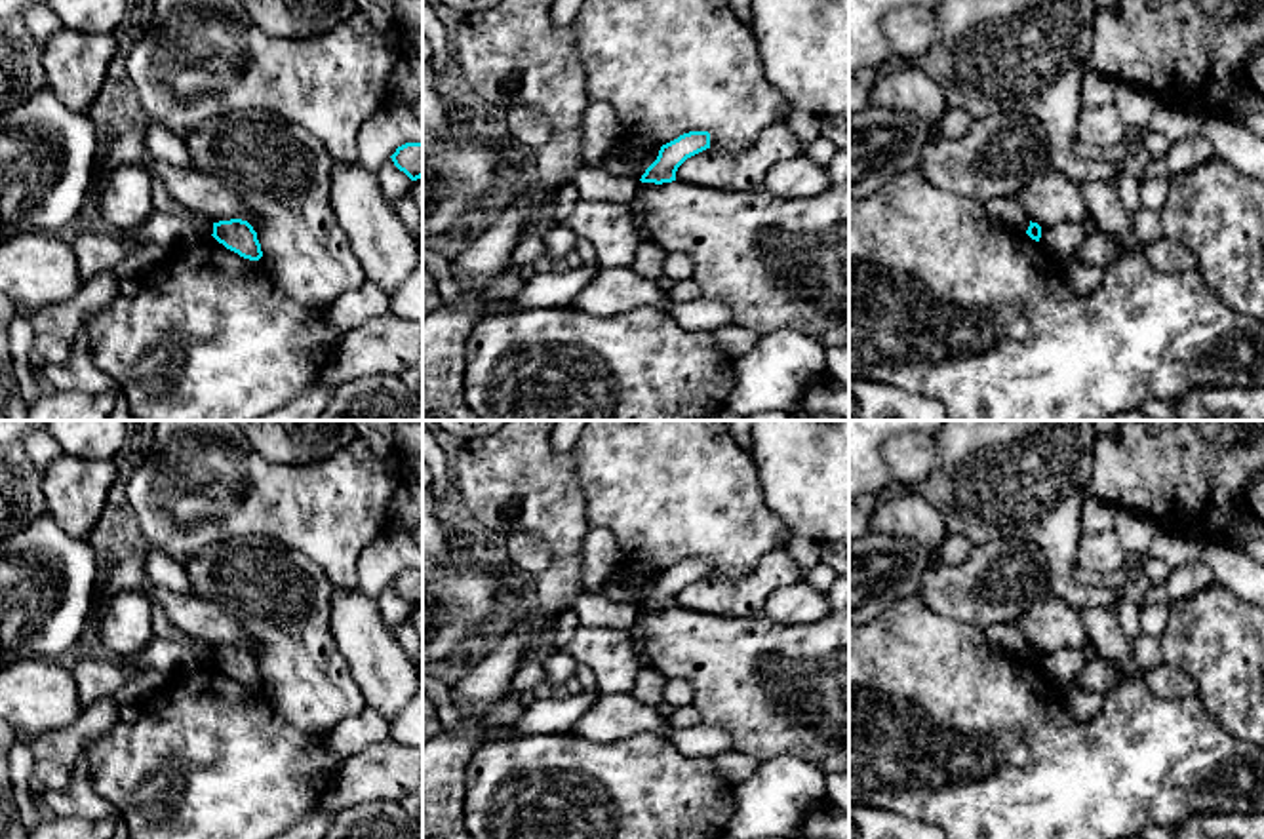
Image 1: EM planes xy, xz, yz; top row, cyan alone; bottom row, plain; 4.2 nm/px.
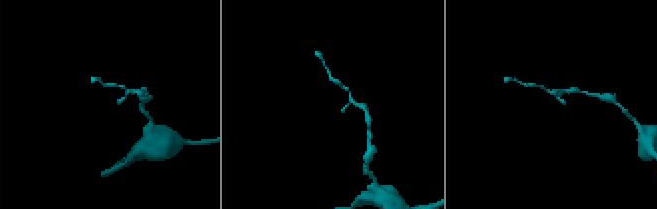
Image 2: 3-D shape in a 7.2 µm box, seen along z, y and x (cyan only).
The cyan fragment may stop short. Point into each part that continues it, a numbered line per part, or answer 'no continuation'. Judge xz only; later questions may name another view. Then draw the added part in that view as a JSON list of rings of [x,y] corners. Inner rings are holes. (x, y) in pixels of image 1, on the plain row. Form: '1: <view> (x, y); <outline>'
no continuation

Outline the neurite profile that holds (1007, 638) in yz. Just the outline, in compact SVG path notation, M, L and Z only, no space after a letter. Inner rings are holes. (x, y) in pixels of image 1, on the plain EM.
M996 622L984 630L984 637L990 649L1011 658L1026 660L1030 653L1030 643L1017 622Z

